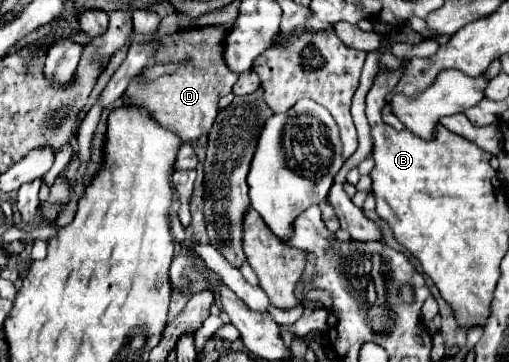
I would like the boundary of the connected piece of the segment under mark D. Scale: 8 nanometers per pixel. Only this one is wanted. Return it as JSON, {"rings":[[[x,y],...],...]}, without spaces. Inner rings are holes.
{"rings":[[[231,23],[193,29],[189,33],[181,33],[175,37],[167,35],[163,39],[163,47],[159,49],[153,61],[165,63],[165,61],[187,59],[189,63],[179,67],[173,75],[163,75],[149,83],[143,83],[137,77],[133,77],[125,95],[137,107],[145,107],[151,113],[155,113],[155,119],[167,129],[175,131],[181,137],[181,141],[191,143],[199,139],[201,135],[209,133],[215,117],[219,115],[219,99],[225,93],[231,93],[237,81],[237,75],[227,69],[227,65],[223,63],[223,55],[221,55],[221,43],[229,27]]]}

